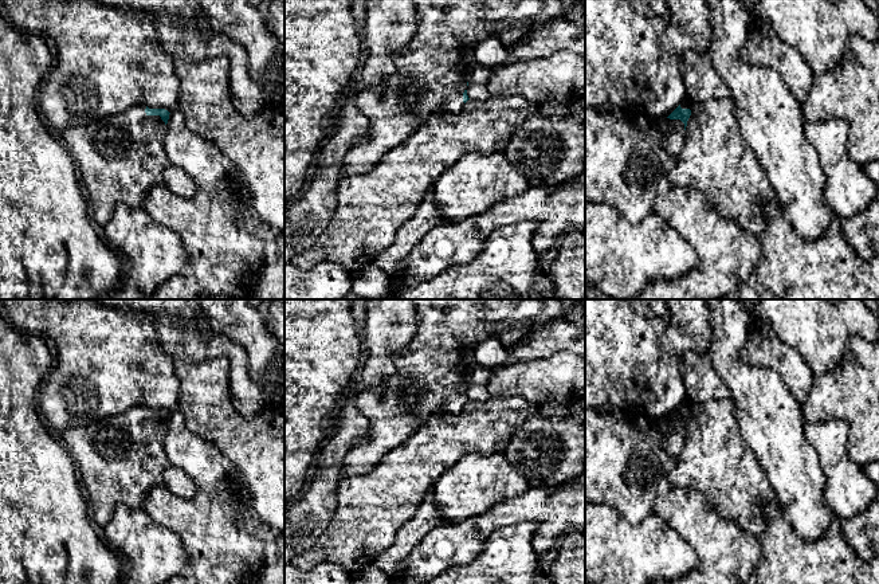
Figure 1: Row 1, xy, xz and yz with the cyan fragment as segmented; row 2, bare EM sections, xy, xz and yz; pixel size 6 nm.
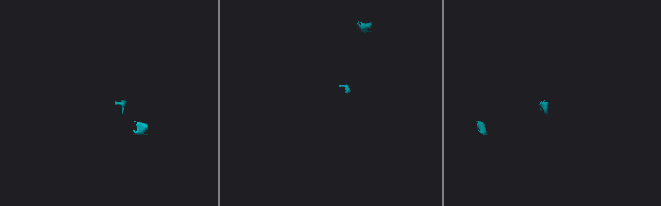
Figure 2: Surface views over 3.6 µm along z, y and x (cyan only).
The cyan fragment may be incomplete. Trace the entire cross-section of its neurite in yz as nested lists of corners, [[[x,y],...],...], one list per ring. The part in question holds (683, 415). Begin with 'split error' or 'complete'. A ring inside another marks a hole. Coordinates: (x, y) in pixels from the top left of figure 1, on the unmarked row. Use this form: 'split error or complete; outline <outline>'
split error; outline [[[686,400],[667,419],[680,420],[684,424],[684,431],[686,431],[687,422],[691,416],[690,409],[691,409],[691,403],[688,400]]]

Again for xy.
split error; outline [[[138,405],[86,426],[55,431],[76,465],[93,517],[101,528],[109,524],[118,505],[141,509],[152,489],[165,487],[165,470],[173,466],[164,447],[169,415],[165,409]]]

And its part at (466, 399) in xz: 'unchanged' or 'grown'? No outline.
grown

